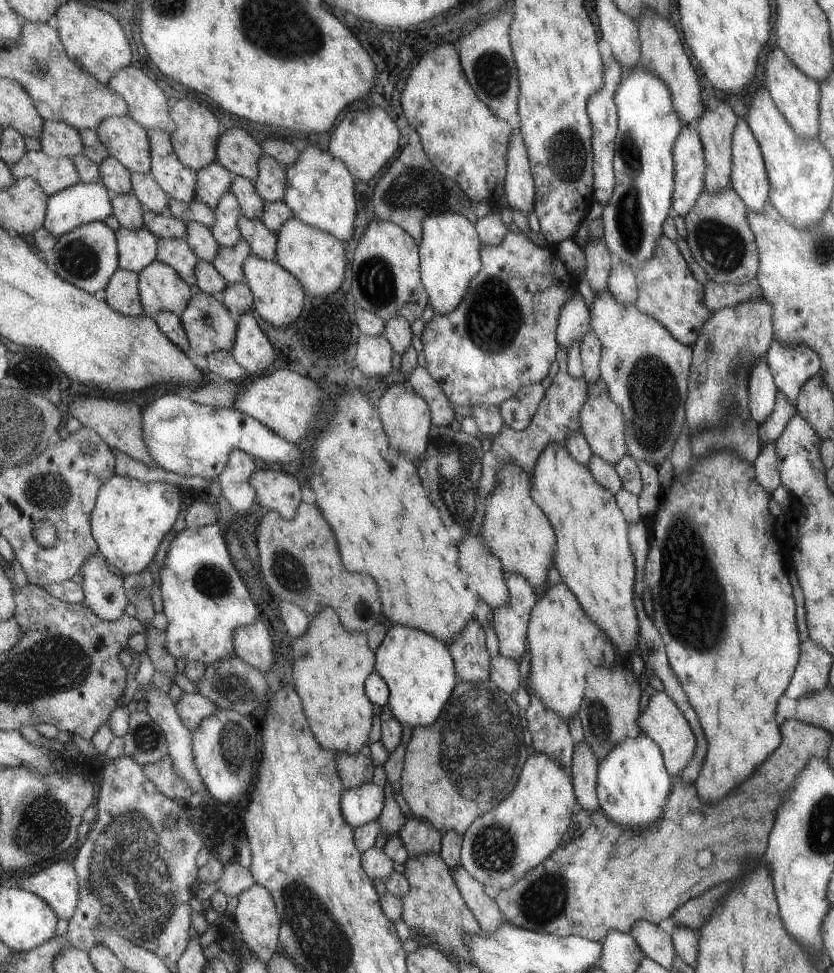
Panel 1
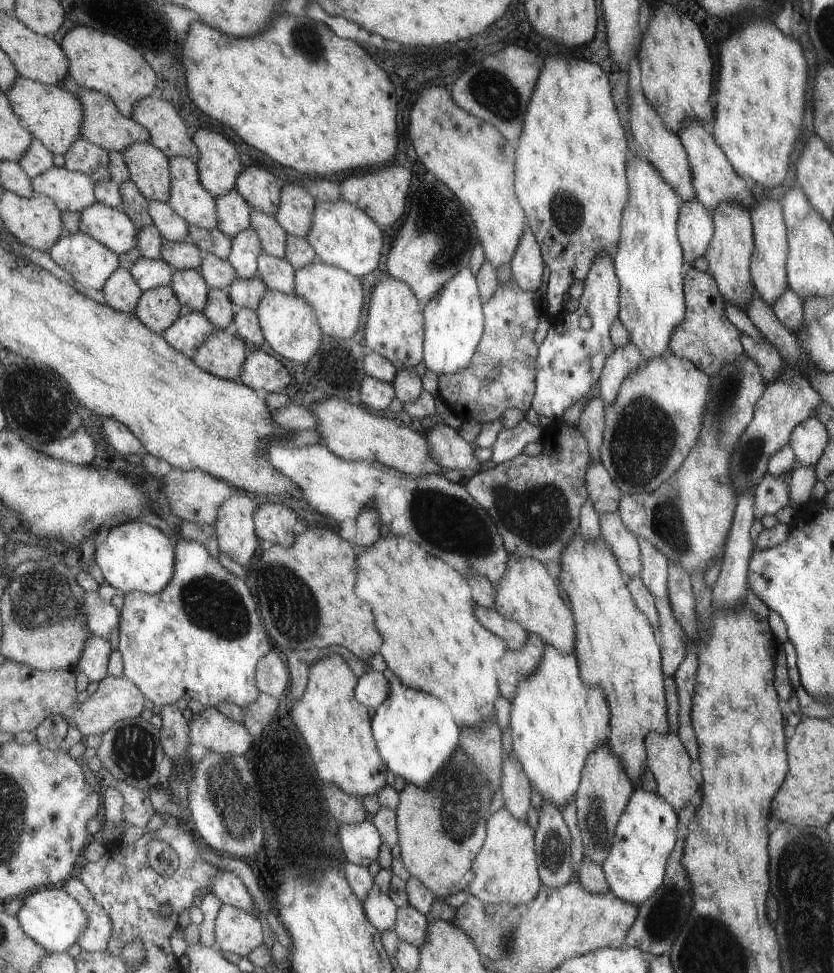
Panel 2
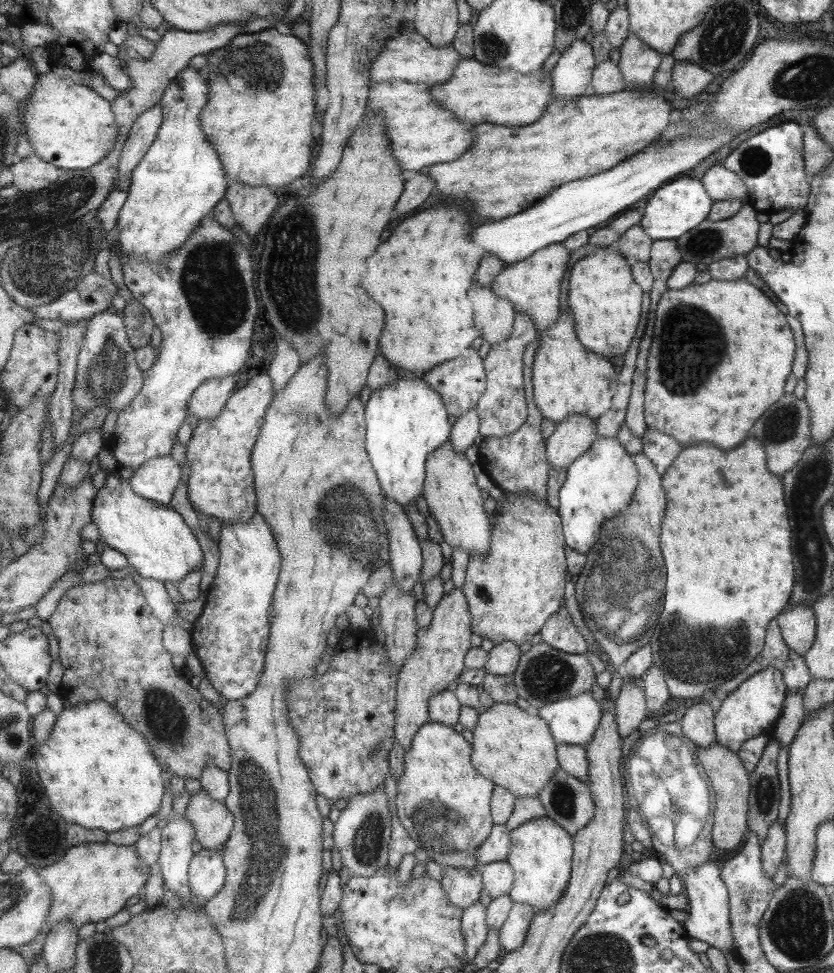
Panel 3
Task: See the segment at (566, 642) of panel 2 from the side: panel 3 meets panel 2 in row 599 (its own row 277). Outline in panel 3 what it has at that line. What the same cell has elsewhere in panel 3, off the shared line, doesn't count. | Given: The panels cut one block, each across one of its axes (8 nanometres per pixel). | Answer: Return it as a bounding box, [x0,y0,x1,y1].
[490,243,569,332]

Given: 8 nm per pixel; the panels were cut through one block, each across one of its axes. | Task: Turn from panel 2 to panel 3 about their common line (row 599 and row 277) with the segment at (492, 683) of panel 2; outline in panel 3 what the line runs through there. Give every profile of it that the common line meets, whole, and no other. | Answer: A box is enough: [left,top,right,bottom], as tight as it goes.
[363,206,483,374]

